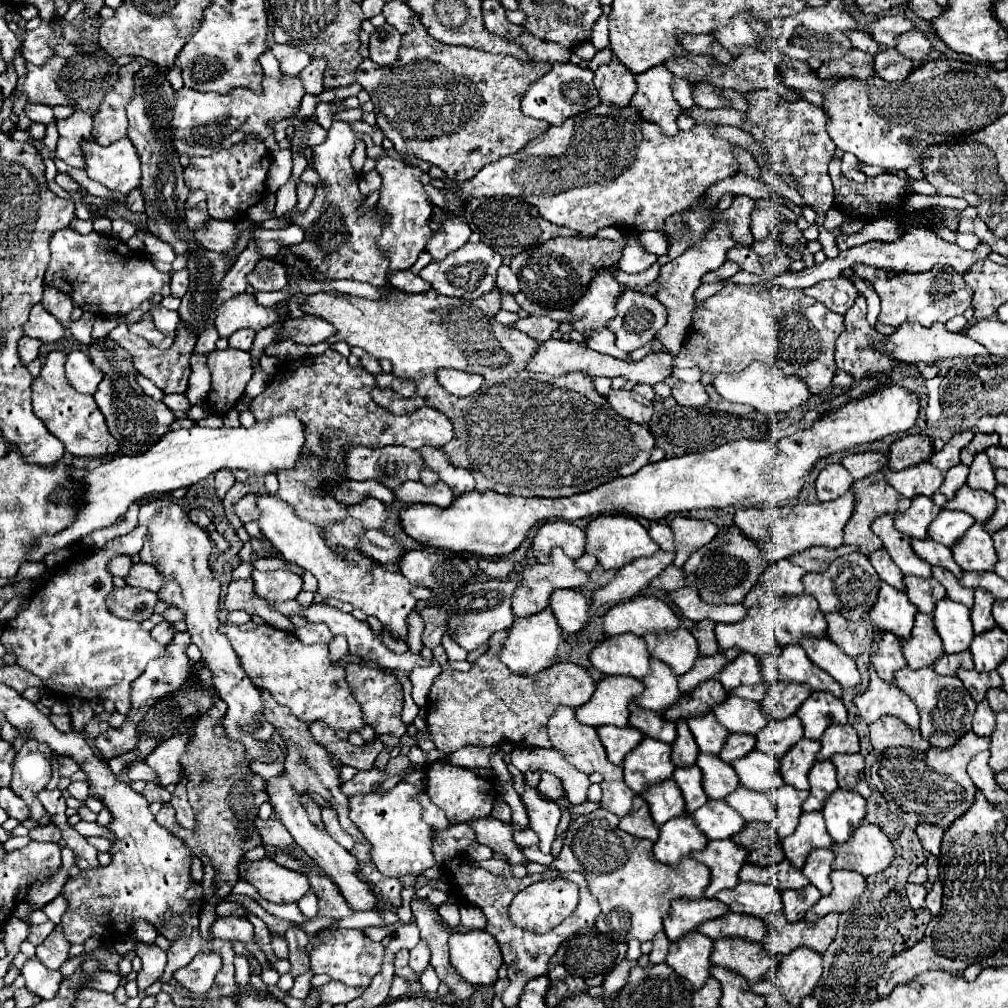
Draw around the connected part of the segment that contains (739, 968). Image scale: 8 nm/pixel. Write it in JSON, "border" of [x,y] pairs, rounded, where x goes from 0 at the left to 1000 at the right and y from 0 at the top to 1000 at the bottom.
{"border":[[[736,931],[708,933],[704,954],[736,966],[742,974],[762,968],[770,958],[766,946],[756,937]]]}

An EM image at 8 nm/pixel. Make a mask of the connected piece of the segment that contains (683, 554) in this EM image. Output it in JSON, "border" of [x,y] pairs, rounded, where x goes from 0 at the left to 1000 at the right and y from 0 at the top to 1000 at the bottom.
{"border":[[[671,512],[665,518],[665,524],[669,528],[669,542],[671,542],[671,554],[669,562],[677,563],[683,552],[700,542],[712,528],[712,524],[704,516],[690,516],[681,512]]]}

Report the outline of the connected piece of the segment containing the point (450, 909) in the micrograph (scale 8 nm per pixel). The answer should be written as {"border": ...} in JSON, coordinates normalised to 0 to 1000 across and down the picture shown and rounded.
{"border":[[[439,897],[435,901],[435,906],[448,921],[456,917],[455,900],[453,897]]]}

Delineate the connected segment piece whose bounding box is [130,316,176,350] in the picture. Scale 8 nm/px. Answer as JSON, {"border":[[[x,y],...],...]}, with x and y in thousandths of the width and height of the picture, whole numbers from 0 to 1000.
{"border":[[[143,313],[139,319],[131,321],[131,323],[129,323],[129,329],[133,329],[135,333],[145,335],[151,343],[155,343],[155,345],[159,345],[159,347],[169,345],[171,339],[173,339],[173,335],[175,335],[173,329],[171,329],[171,331],[163,331],[163,329],[159,329],[159,327],[153,323],[153,319],[151,319],[149,313]]]}

